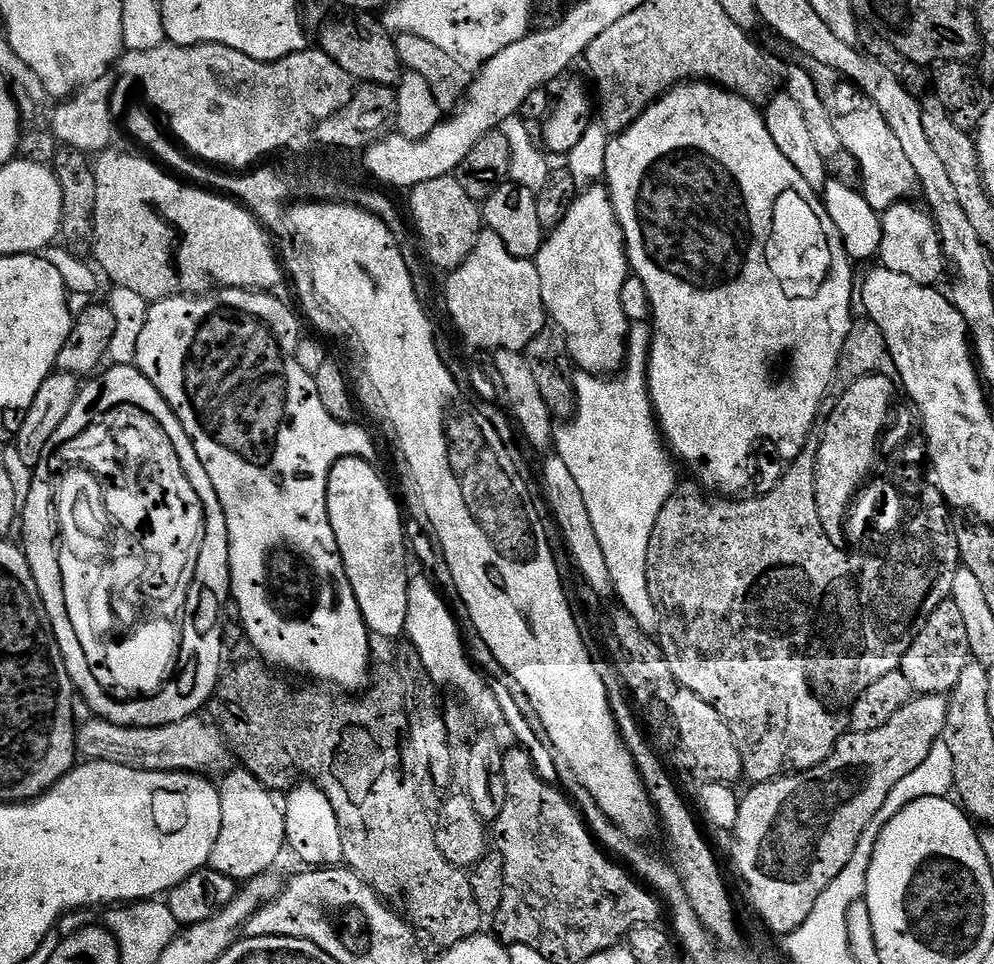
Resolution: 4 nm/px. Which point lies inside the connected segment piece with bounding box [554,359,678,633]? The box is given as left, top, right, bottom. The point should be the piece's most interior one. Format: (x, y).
(621, 463)

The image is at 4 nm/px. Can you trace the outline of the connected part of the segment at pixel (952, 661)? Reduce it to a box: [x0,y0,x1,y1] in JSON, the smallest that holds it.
[898,598,971,696]

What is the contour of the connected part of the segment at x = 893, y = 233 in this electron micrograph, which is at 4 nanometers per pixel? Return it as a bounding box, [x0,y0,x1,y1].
[879,202,946,285]

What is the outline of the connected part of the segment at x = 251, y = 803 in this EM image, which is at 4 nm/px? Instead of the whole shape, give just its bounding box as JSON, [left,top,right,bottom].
[210,766,286,882]

